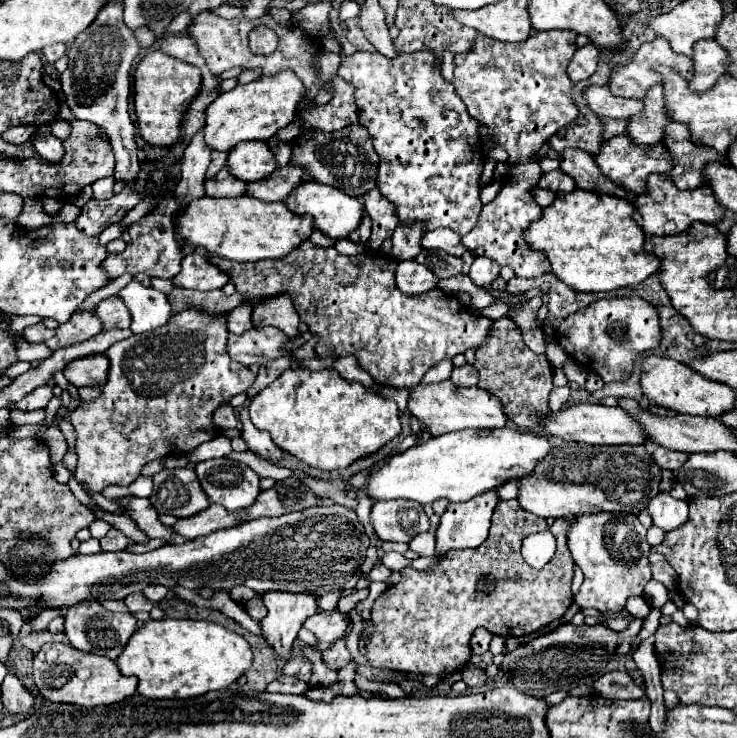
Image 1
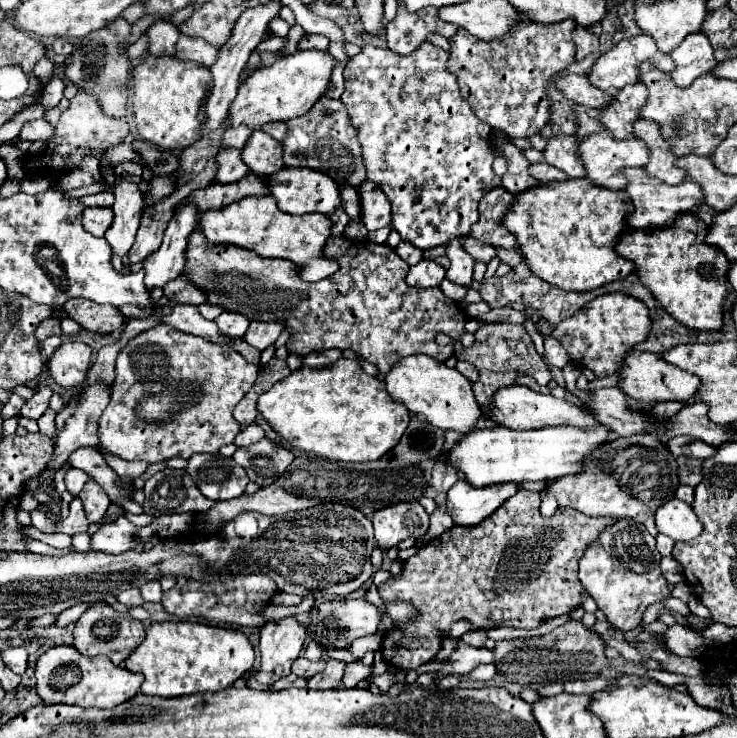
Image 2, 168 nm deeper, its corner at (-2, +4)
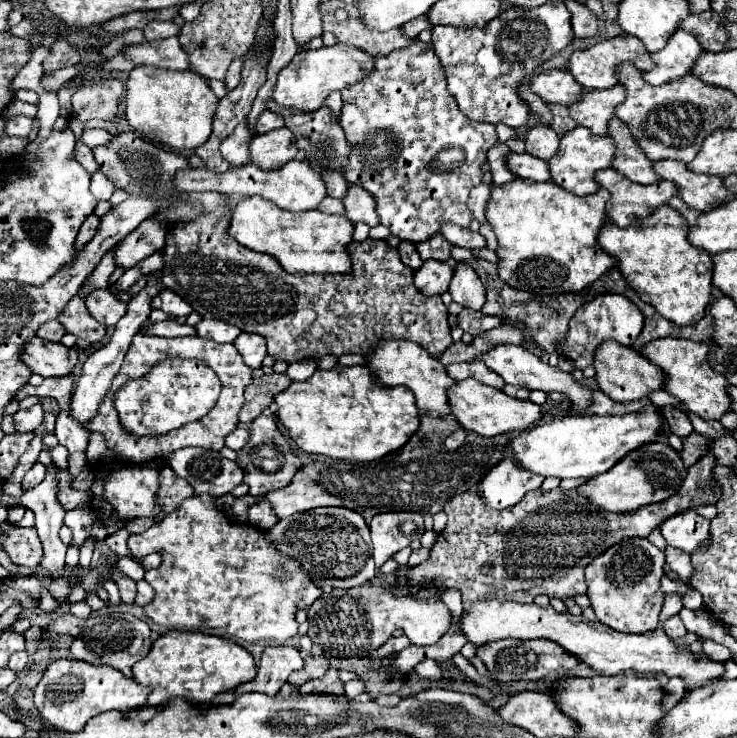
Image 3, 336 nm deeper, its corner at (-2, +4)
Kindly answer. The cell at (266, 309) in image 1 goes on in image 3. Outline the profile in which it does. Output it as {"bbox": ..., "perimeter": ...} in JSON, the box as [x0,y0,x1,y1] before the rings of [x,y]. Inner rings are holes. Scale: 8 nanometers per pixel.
{"bbox":[234,332,266,368],"perimeter":[[[242,332],[234,340],[234,346],[242,354],[246,366],[250,366],[250,368],[260,368],[262,366],[262,360],[266,358],[266,338],[258,336],[258,334],[244,334]]]}

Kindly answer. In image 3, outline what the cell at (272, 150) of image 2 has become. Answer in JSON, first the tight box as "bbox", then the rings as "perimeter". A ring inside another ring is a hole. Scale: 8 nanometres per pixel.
{"bbox":[250,128,298,170],"perimeter":[[[278,128],[274,132],[266,132],[262,136],[254,136],[250,142],[250,152],[252,152],[252,162],[264,170],[276,170],[284,166],[286,162],[296,158],[298,146],[294,146],[294,136],[290,134],[288,128]]]}

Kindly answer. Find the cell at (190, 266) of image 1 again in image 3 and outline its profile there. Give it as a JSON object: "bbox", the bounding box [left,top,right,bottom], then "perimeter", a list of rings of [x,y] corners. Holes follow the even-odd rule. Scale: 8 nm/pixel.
{"bbox":[152,290,192,318],"perimeter":[[[162,290],[162,292],[152,300],[152,308],[160,308],[160,310],[164,310],[164,312],[168,312],[168,314],[178,316],[178,318],[186,318],[186,316],[192,312],[190,304],[184,302],[178,294],[174,294],[174,292],[170,292],[170,290]]]}

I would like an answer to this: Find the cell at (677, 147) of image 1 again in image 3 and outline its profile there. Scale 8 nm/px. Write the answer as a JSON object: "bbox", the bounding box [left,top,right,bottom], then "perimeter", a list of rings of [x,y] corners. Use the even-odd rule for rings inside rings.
{"bbox":[608,118,658,184],"perimeter":[[[618,118],[610,120],[608,134],[616,142],[616,156],[612,160],[614,170],[618,170],[624,178],[630,178],[636,184],[658,182],[658,176],[652,170],[652,162],[644,156],[642,148],[630,136],[630,130]]]}

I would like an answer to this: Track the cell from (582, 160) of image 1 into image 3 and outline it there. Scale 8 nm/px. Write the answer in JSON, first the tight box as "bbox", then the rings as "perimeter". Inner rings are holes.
{"bbox":[524,126,560,160],"perimeter":[[[534,126],[524,134],[526,152],[542,160],[550,160],[556,154],[558,142],[560,138],[550,126]]]}

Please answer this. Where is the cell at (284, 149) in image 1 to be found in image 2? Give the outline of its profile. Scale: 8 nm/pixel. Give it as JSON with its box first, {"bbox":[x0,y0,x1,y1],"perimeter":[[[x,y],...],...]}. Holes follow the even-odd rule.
{"bbox":[262,122,288,142],"perimeter":[[[270,122],[268,126],[262,128],[266,134],[270,134],[272,138],[276,138],[278,142],[284,142],[286,134],[288,134],[288,124],[286,122]]]}

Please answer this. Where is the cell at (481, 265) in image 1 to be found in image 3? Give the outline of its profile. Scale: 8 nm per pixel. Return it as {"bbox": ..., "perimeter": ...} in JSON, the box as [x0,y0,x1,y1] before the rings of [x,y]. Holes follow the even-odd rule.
{"bbox":[440,222,486,250],"perimeter":[[[442,222],[440,232],[454,246],[462,246],[462,248],[470,248],[470,250],[486,246],[486,240],[480,232],[472,232],[470,228],[462,228],[462,226],[456,226],[452,222]]]}

